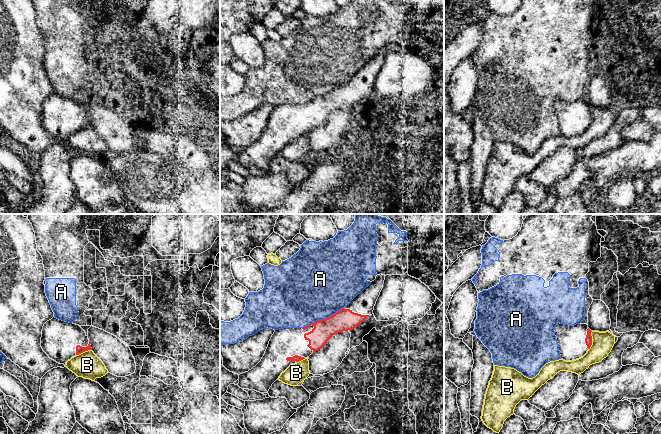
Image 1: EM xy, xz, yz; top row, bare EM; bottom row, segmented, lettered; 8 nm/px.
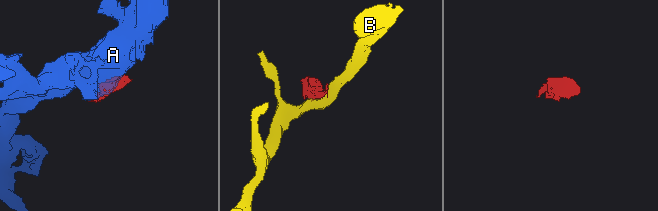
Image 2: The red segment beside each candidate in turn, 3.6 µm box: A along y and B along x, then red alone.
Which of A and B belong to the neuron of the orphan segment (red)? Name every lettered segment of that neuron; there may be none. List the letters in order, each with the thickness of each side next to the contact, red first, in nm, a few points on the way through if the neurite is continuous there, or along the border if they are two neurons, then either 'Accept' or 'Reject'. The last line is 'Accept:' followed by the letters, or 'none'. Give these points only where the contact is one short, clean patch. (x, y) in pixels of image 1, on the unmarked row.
A: Thickness 180 nm (red) against 500 nm. Reject
B: Thickness 60 nm (red) against 180 nm. Boundary: yz (592, 107), (589, 125). Reject
Accept: none

